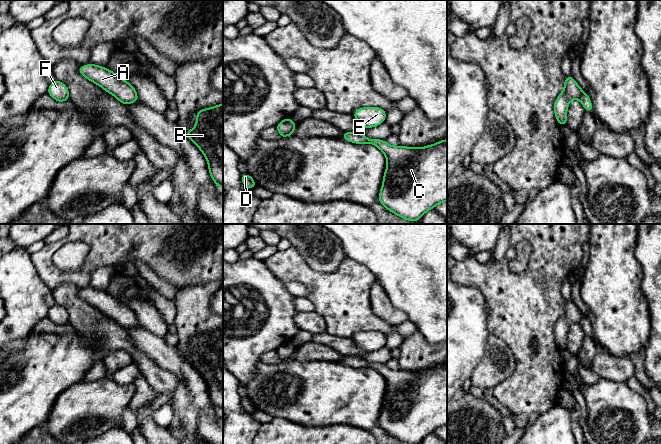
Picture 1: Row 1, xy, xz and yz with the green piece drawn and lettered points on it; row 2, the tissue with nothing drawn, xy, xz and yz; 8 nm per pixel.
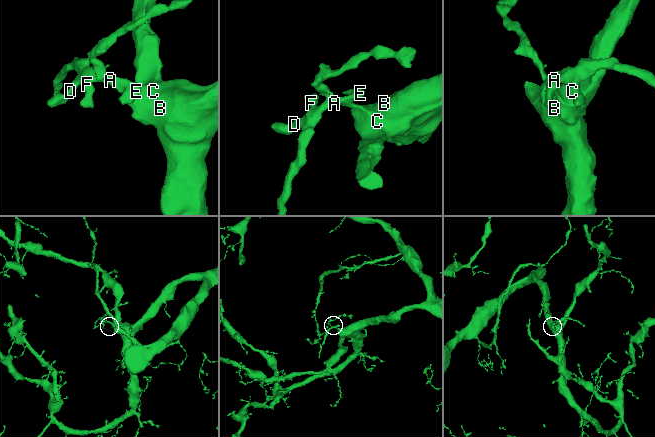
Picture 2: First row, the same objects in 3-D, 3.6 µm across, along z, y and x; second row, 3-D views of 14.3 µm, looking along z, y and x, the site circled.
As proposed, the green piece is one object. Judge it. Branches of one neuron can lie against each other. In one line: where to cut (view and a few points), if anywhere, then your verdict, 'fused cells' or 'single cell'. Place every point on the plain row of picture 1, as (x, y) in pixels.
no cut | single cell

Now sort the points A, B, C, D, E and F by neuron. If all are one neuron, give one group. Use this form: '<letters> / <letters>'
A B C D E F

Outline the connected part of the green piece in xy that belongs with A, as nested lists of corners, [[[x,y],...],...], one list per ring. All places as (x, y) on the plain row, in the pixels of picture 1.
[[[90,287],[85,290],[79,290],[78,295],[89,305],[112,318],[124,329],[139,326],[136,313],[128,305],[123,304],[108,292]]]

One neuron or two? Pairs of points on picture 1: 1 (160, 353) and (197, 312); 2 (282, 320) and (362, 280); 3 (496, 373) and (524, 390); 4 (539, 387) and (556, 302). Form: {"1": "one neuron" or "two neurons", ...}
{"1": "two neurons", "2": "two neurons", "3": "two neurons", "4": "one neuron"}

